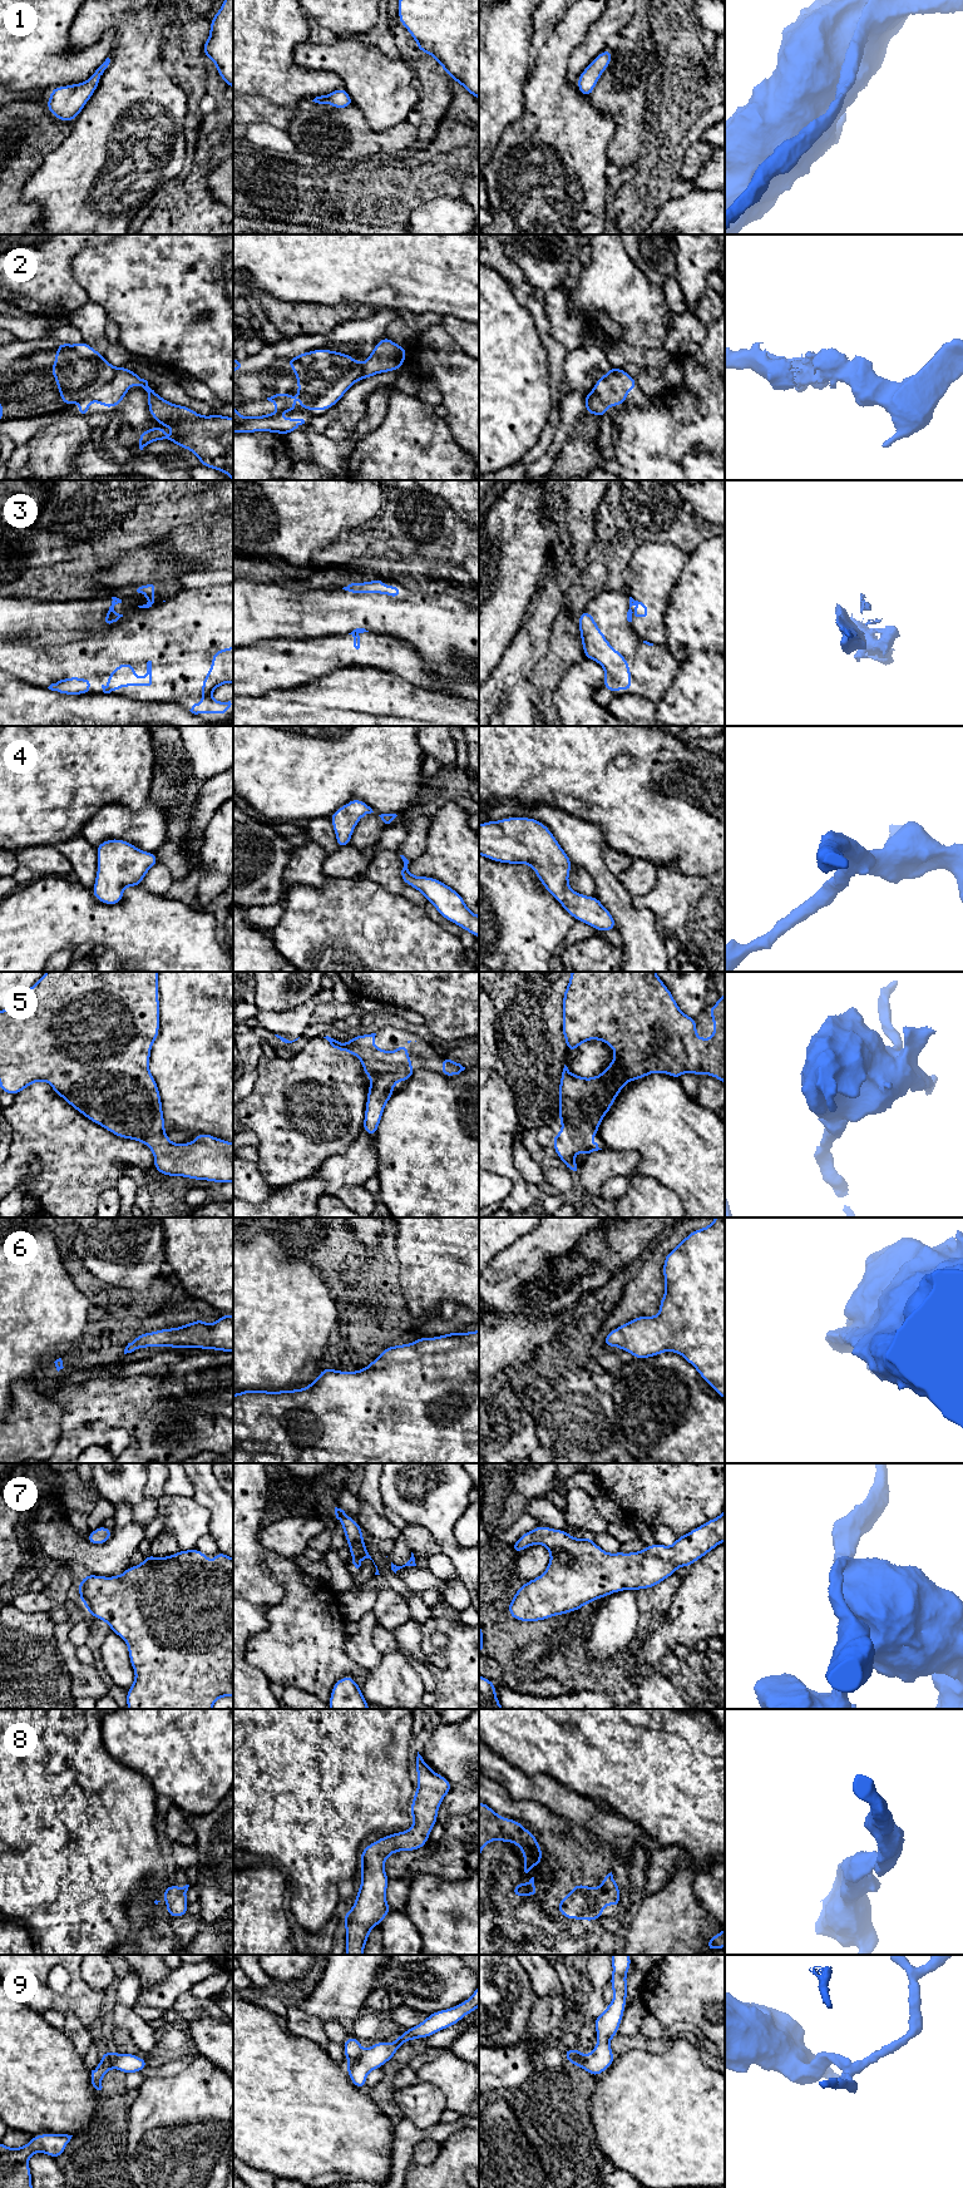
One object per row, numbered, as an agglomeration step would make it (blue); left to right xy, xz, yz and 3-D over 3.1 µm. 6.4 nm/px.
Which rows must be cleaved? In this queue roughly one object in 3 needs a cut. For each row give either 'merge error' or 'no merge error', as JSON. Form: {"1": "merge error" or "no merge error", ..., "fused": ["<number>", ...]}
{"1": "no merge error", "2": "merge error", "3": "merge error", "4": "no merge error", "5": "no merge error", "6": "no merge error", "7": "no merge error", "8": "no merge error", "9": "merge error", "fused": ["2", "3", "9"]}

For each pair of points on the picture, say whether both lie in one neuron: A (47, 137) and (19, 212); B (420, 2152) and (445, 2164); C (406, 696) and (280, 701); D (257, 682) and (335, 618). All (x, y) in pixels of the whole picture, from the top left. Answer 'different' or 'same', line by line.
A: same
B: different
C: same
D: different

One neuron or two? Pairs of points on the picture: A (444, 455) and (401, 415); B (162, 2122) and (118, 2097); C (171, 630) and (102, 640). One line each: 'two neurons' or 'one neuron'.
A: one neuron
B: two neurons
C: one neuron

